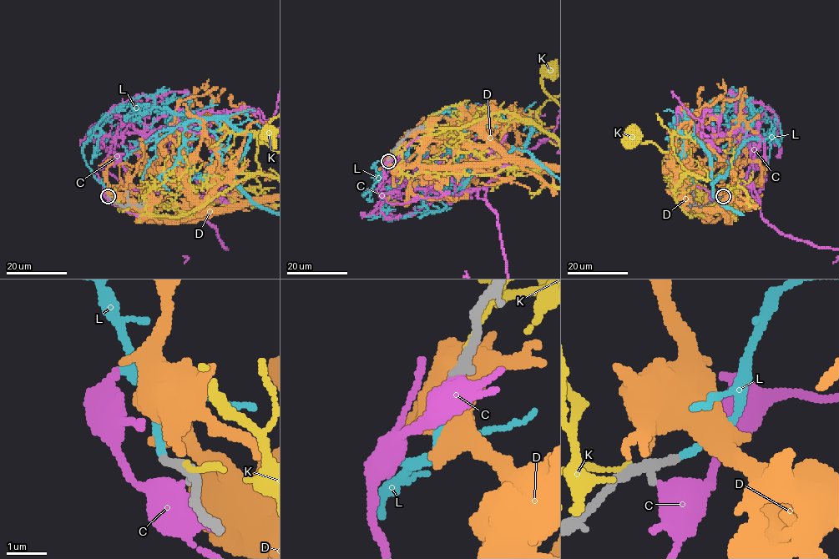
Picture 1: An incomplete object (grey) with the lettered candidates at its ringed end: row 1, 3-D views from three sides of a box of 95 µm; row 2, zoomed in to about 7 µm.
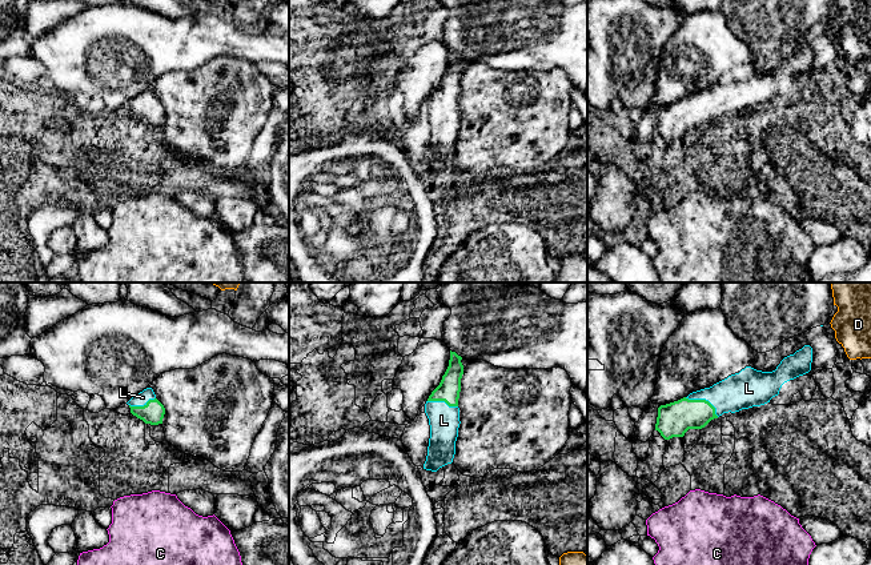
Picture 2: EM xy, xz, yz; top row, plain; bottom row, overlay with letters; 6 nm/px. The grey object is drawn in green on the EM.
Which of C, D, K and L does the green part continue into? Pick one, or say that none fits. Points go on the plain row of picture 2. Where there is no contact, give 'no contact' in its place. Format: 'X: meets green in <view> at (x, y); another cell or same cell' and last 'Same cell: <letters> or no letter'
C: no contact; another cell
D: no contact; another cell
K: no contact; another cell
L: meets green in yz at (703, 101); same cell
Same cell: L

